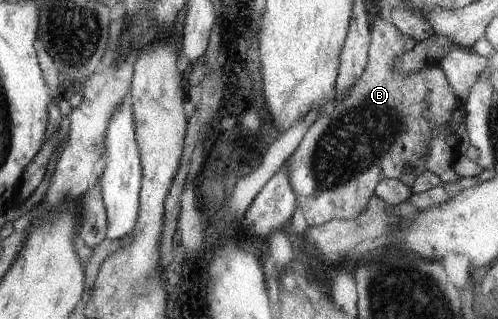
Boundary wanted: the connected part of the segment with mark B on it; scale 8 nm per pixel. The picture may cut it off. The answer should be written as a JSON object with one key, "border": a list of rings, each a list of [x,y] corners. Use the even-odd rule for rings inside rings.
{"border":[[[379,16],[375,18],[373,26],[370,30],[370,44],[368,46],[368,62],[362,73],[357,77],[355,84],[348,90],[346,95],[341,99],[335,99],[334,96],[327,102],[325,110],[318,114],[315,122],[307,127],[301,142],[297,148],[288,156],[288,160],[283,166],[289,167],[289,182],[294,194],[297,195],[298,205],[304,214],[304,222],[307,227],[320,225],[321,223],[330,221],[331,219],[351,220],[356,219],[370,204],[374,201],[375,190],[379,190],[379,182],[387,182],[387,178],[400,180],[403,184],[411,187],[413,180],[417,174],[429,170],[437,175],[441,184],[444,182],[455,182],[459,178],[458,174],[453,169],[453,162],[457,161],[460,155],[459,152],[459,134],[444,135],[438,137],[435,135],[435,130],[439,130],[439,126],[447,126],[448,123],[455,124],[463,114],[463,100],[459,100],[451,90],[450,84],[447,82],[446,74],[443,72],[438,63],[428,63],[423,65],[415,73],[410,75],[402,75],[394,66],[393,59],[397,60],[396,56],[408,51],[412,48],[413,40],[411,37],[405,36],[402,31],[397,30],[395,26],[381,19]]]}

